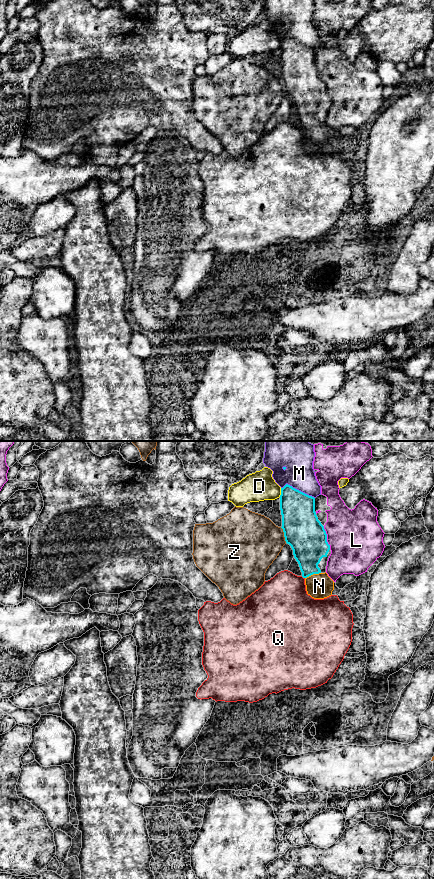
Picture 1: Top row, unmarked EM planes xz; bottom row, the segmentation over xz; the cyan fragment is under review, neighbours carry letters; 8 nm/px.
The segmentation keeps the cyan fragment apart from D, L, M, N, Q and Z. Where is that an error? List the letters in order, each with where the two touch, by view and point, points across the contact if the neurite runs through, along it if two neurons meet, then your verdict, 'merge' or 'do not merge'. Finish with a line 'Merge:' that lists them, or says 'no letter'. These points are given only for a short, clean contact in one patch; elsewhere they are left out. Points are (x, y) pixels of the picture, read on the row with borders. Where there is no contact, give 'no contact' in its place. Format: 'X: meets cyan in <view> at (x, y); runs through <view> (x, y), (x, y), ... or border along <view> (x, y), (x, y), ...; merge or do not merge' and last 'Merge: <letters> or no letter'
D: meets cyan in xz at (281, 492); border along xz (281, 488), (279, 496); do not merge
L: meets cyan in xz at (326, 538); do not merge
M: meets cyan in xz at (298, 490); do not merge
N: meets cyan in xz at (312, 574); runs through xz (309, 543), (309, 569), (312, 574), (319, 586); merge
Q: meets cyan in xz at (303, 577); border along xz (301, 576), (304, 578); do not merge
Z: meets cyan in xz at (284, 535); border along xz (280, 527), (286, 542); do not merge
Merge: N

